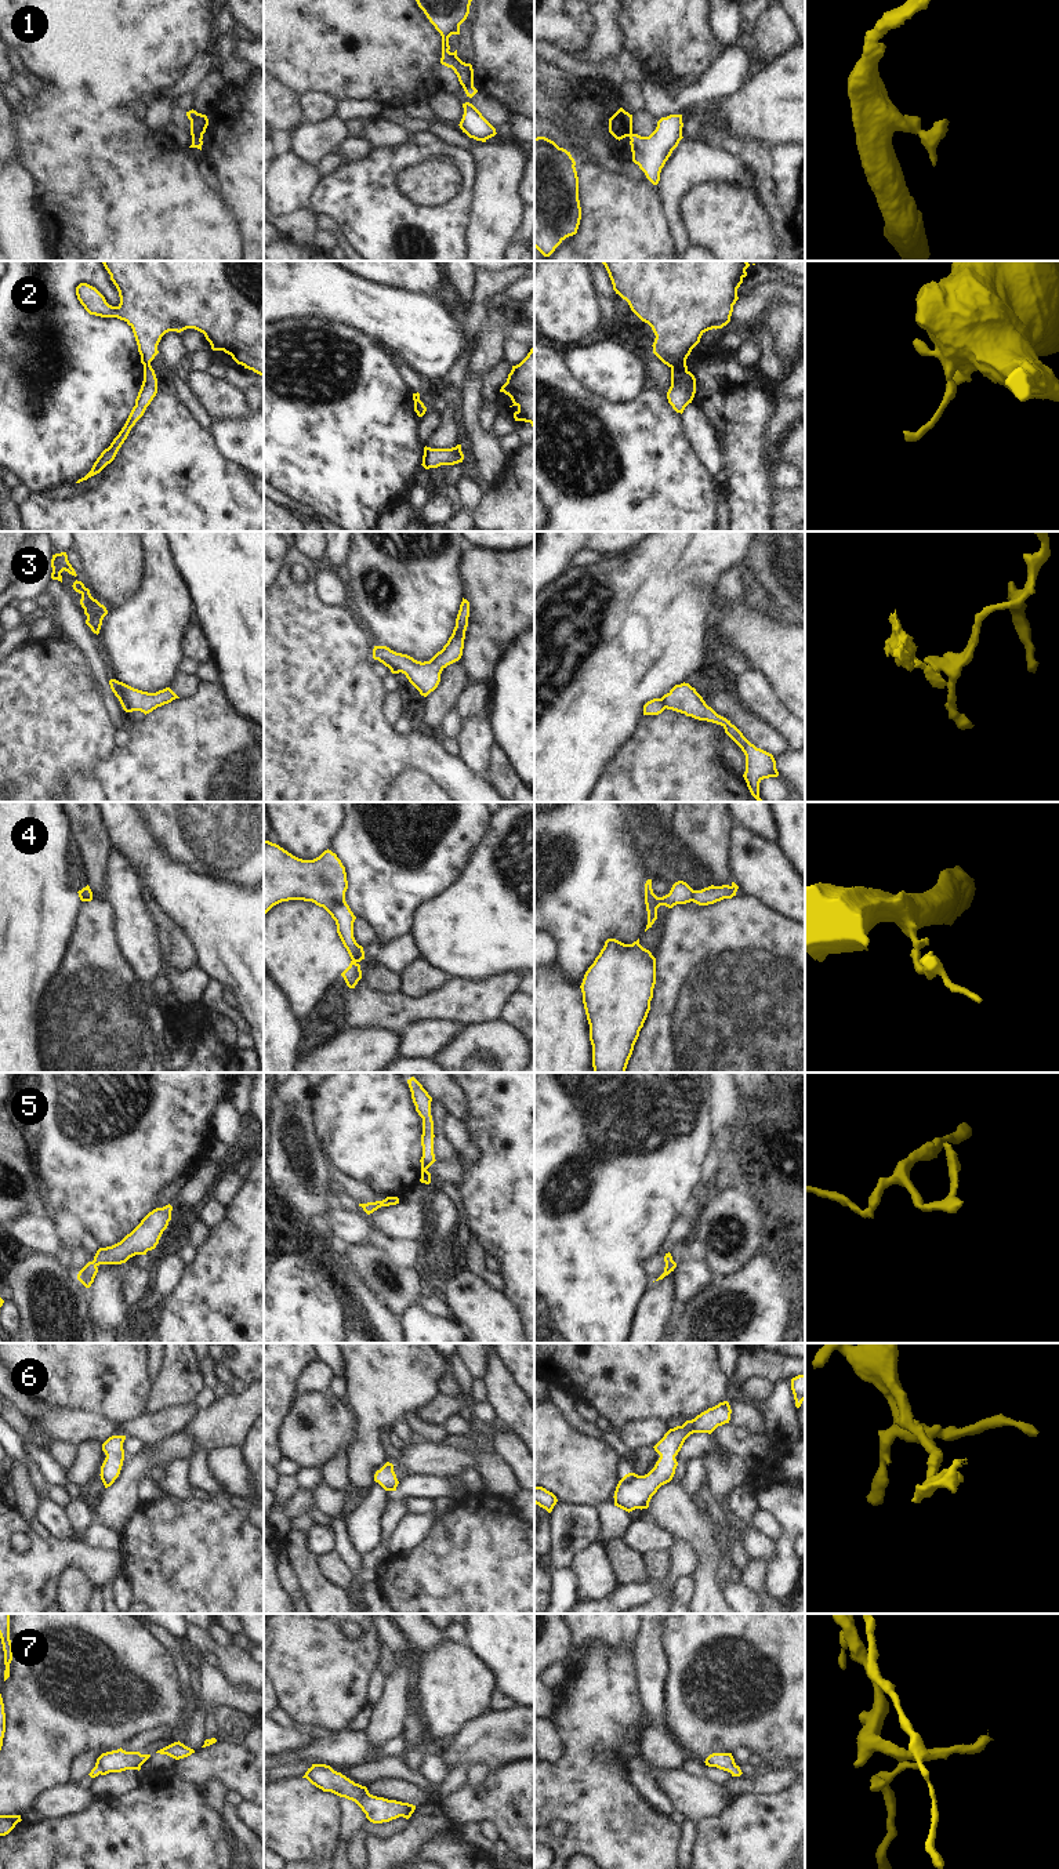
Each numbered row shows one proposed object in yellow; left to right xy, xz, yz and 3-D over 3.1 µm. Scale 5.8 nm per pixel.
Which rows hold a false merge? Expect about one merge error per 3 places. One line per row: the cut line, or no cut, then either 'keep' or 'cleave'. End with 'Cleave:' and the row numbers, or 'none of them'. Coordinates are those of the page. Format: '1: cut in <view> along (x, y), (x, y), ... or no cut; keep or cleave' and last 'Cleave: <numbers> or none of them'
1: cut in xy along (202, 134), (192, 138); cleave
2: cut in yz along (685, 360), (671, 367); cleave
3: no cut; keep
4: cut in yz along (696, 891), (692, 900); cleave
5: no cut; keep
6: no cut; keep
7: no cut; keep
Cleave: 1, 2, 4

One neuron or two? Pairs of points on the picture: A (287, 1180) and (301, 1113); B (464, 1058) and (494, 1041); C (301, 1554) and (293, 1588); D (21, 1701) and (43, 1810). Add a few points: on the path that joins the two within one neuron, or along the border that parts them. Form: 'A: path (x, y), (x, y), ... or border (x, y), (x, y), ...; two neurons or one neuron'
A: path (294, 1164), (294, 1129); one neuron
B: path (471, 1058), (478, 1058), (488, 1048); one neuron
C: border (285, 1548), (304, 1599); two neurons
D: border (68, 1781), (44, 1791), (31, 1808); two neurons

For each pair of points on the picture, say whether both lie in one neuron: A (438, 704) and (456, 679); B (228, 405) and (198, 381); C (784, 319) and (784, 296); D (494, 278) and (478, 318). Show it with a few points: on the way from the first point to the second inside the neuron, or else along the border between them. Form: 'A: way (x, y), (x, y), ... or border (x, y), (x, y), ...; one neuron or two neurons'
A: way (442, 699), (450, 685); one neuron
B: way (221, 400), (205, 388); one neuron
C: border (790, 304), (772, 302), (762, 318); two neurons
D: border (475, 275), (474, 300), (479, 304); two neurons

